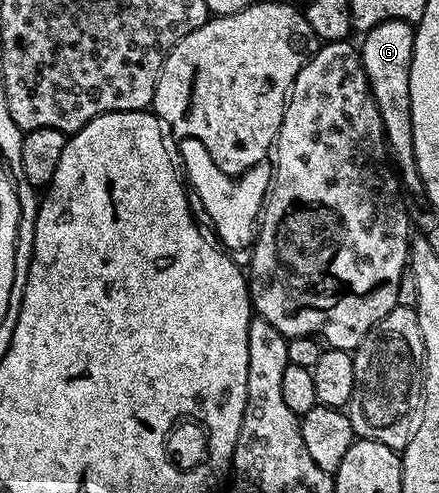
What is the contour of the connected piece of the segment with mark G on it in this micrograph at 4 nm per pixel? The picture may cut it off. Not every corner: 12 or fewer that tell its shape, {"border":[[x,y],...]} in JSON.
{"border":[[415,26],[365,30],[362,66],[401,184],[422,180],[412,143]]}

